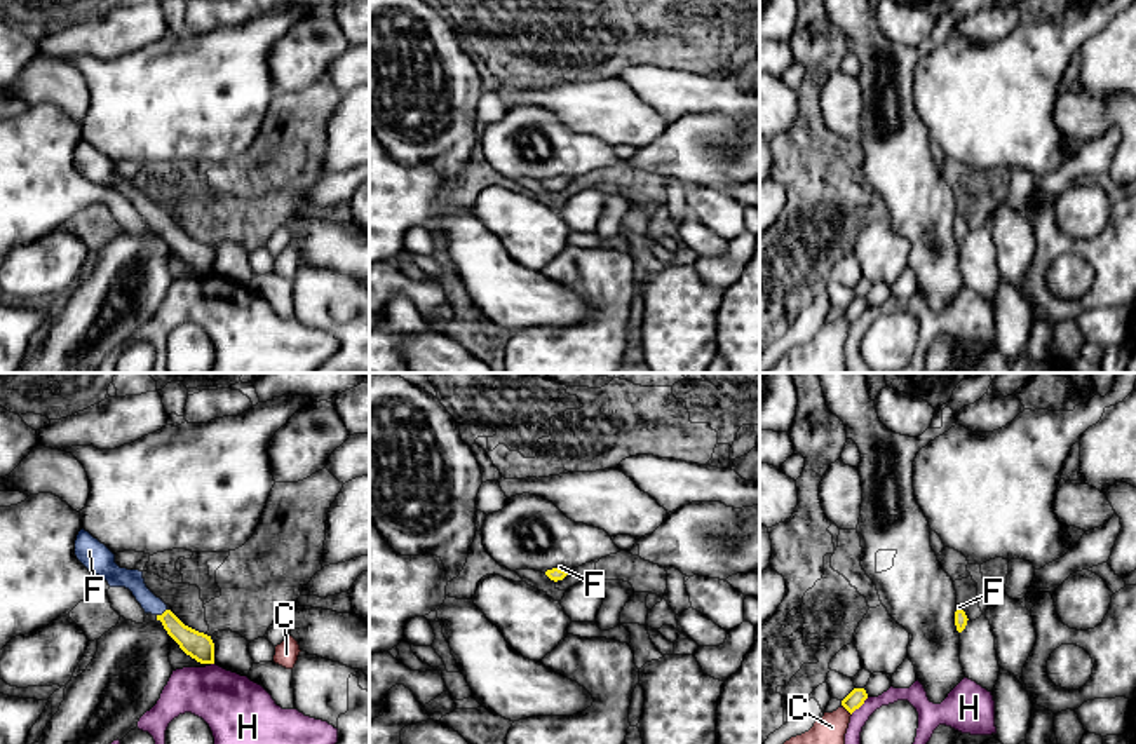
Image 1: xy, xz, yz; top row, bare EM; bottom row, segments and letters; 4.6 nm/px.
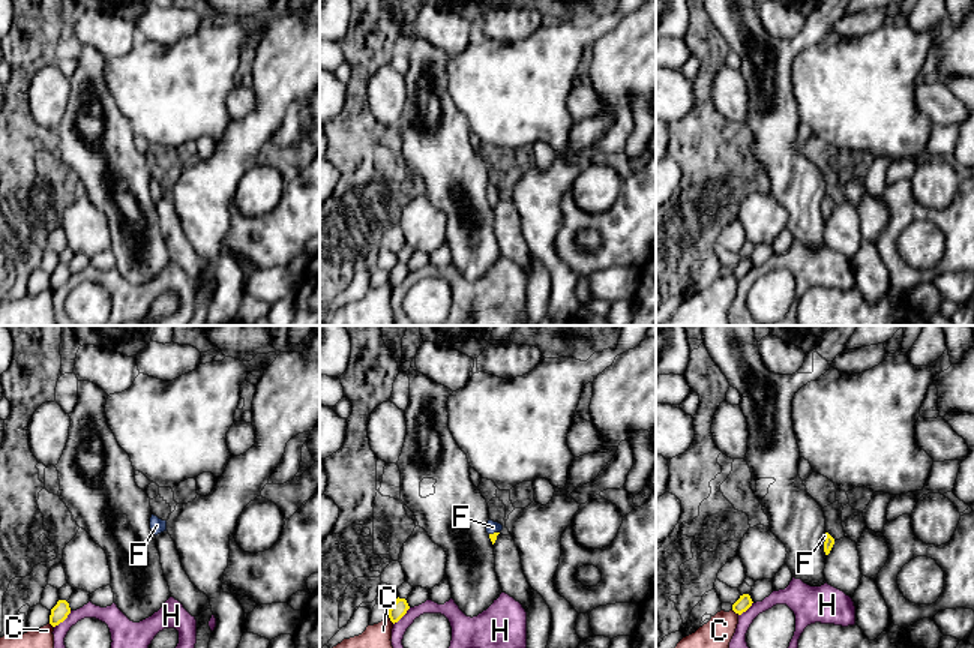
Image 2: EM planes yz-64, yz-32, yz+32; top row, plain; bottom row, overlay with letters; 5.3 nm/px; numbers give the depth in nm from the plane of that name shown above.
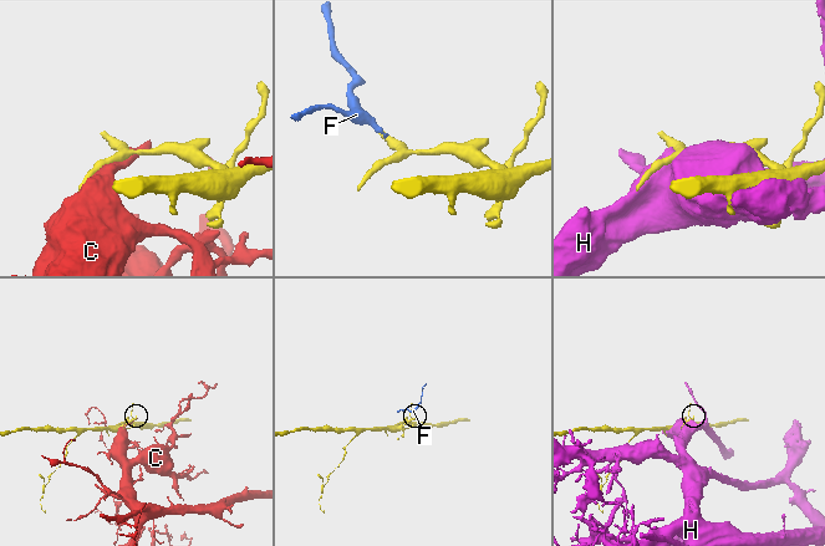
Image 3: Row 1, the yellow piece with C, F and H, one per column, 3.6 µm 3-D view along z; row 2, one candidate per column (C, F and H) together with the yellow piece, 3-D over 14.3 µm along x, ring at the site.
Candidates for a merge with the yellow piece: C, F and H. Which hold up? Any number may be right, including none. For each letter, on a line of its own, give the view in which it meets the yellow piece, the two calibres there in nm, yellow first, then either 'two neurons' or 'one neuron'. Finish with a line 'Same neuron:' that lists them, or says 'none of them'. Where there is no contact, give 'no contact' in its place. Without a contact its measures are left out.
C: yz | 80/240 nm | two neurons
F: xy | 120/100 nm | one neuron
H: yz | 80/100 nm | two neurons
Same neuron: F

